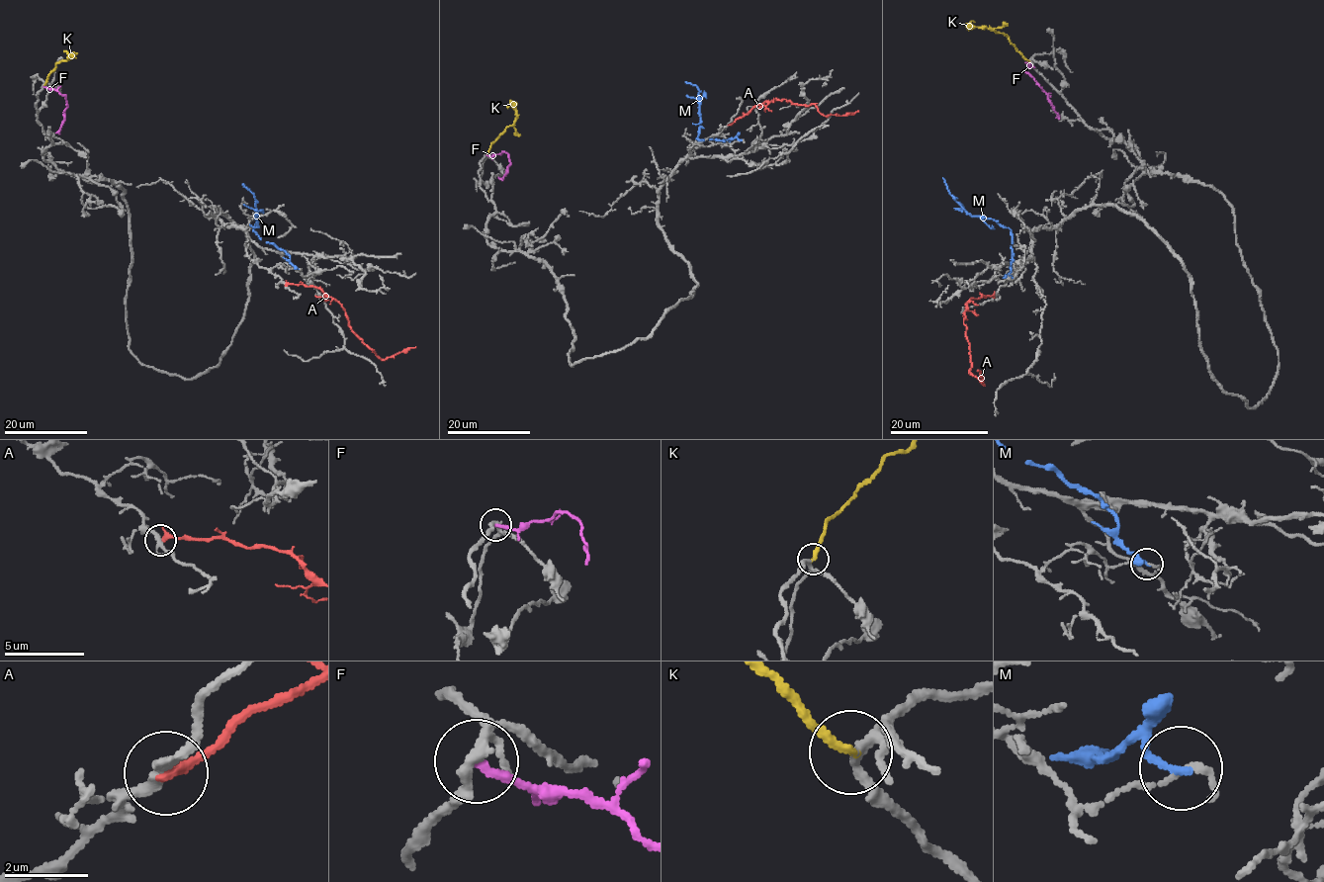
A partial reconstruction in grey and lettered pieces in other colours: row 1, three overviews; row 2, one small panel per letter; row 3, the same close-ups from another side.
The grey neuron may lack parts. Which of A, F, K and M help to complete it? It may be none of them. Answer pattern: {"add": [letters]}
{"add": ["K"]}

